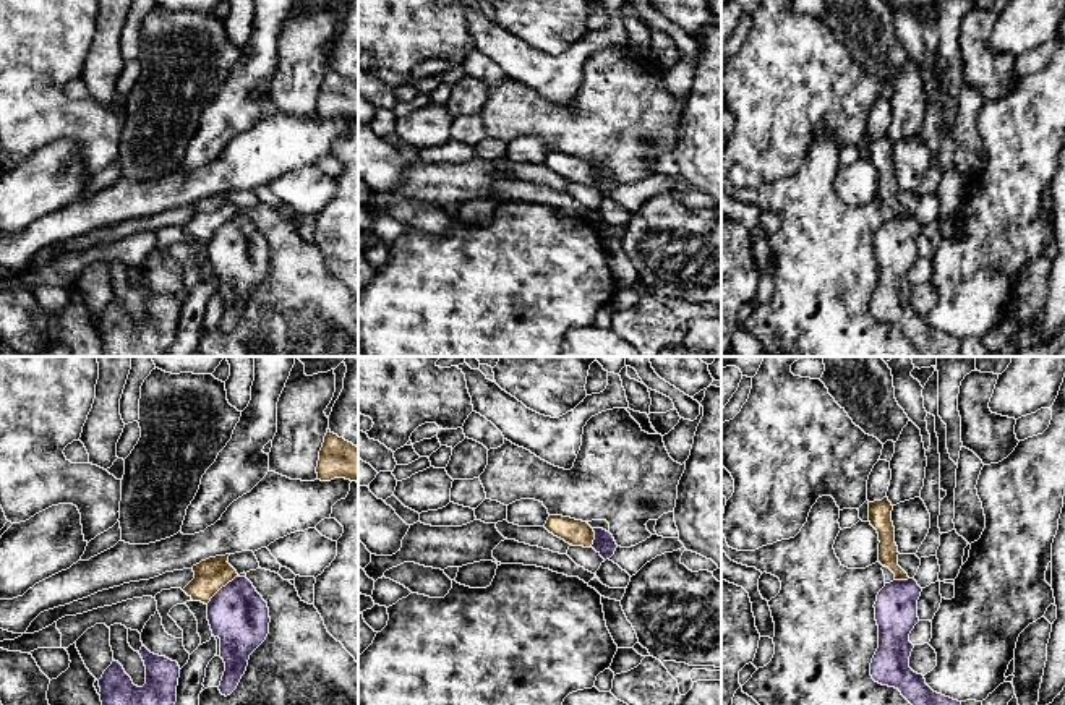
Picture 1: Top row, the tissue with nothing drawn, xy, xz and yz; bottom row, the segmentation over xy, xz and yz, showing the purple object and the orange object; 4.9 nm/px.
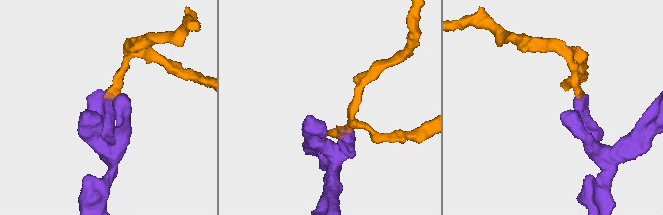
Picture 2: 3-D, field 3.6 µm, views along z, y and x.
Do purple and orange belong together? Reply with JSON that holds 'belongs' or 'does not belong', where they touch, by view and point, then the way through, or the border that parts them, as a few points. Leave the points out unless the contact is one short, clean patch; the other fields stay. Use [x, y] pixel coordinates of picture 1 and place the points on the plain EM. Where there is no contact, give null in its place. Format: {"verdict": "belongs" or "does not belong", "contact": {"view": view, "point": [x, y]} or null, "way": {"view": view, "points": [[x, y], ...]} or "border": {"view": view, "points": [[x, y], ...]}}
{"verdict": "does not belong", "contact": {"view": "xy", "point": [222, 224]}, "border": {"view": "xy", "points": [[239, 213], [229, 217], [206, 240]]}}

